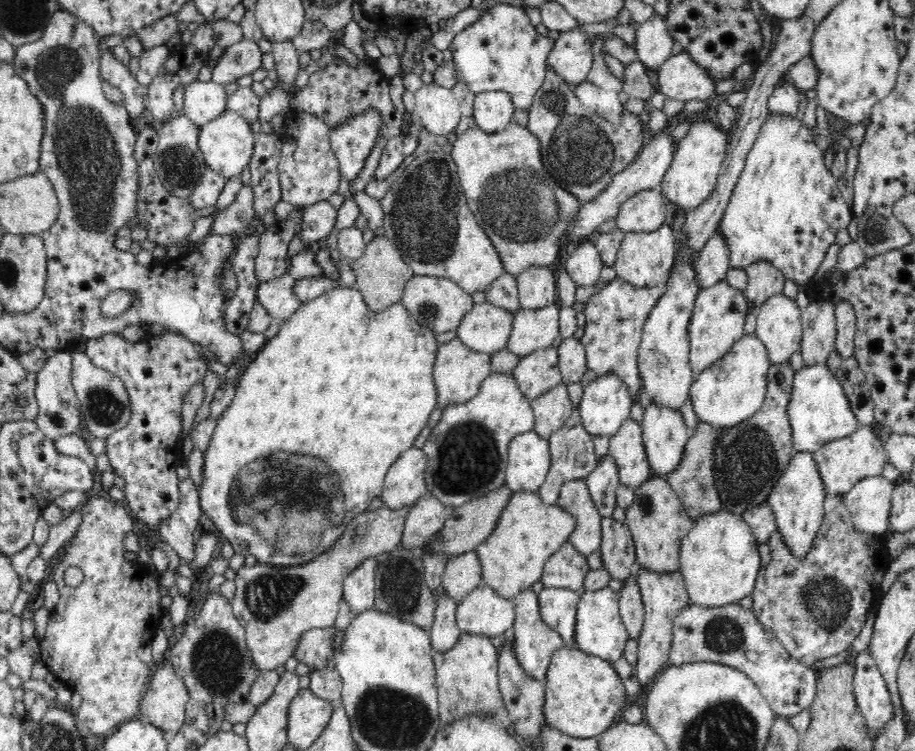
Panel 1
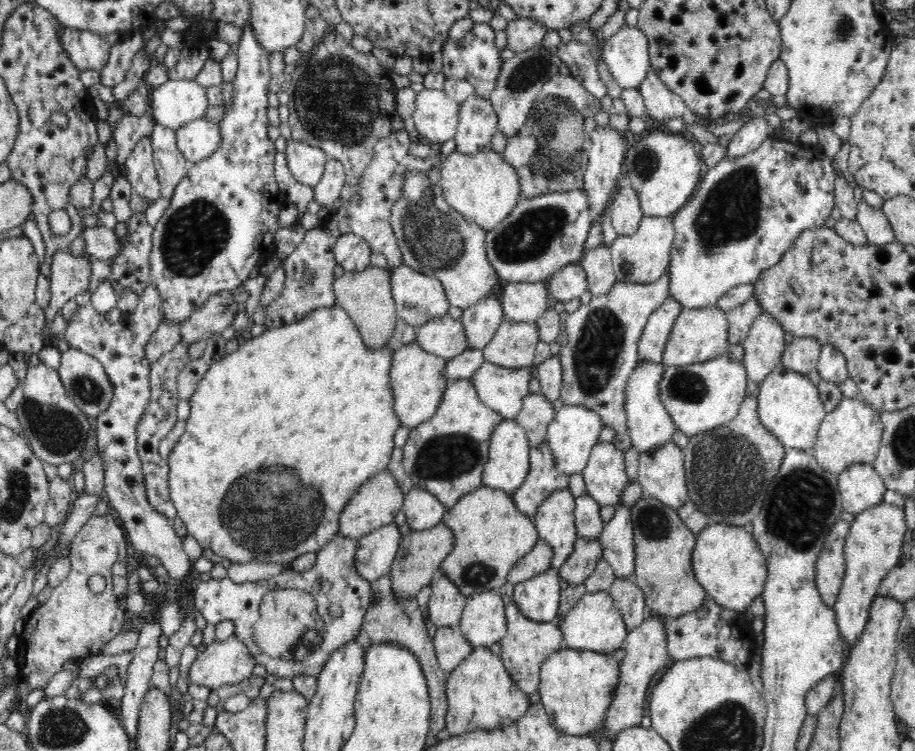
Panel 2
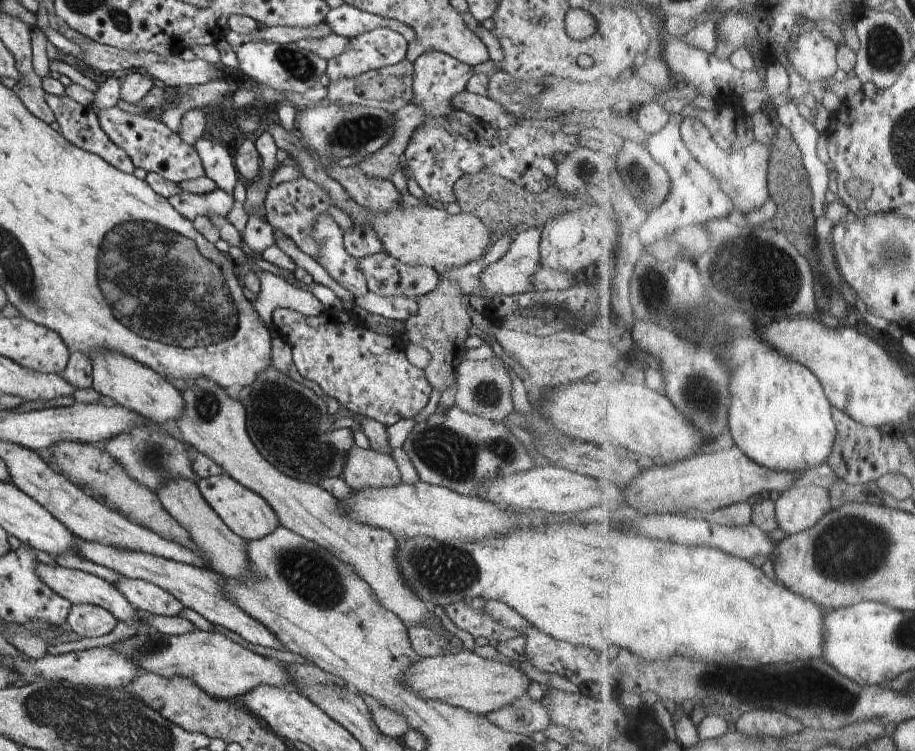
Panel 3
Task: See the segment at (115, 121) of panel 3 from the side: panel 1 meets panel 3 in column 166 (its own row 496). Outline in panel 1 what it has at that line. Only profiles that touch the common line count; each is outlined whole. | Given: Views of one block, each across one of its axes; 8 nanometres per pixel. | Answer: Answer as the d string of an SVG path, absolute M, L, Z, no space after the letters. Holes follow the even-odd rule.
M168 329L155 336L148 332L138 343L130 344L120 335L109 333L102 339L93 339L87 342L85 353L91 358L92 364L108 372L114 373L122 379L127 388L131 401L131 417L124 428L112 432L106 437L105 454L109 458L109 467L113 468L117 476L123 476L128 506L137 518L145 522L149 528L157 530L159 522L167 516L172 516L180 502L178 491L178 477L176 468L181 460L182 434L182 406L190 387L202 382L207 367L200 359L197 345L188 341L186 337L178 335Z

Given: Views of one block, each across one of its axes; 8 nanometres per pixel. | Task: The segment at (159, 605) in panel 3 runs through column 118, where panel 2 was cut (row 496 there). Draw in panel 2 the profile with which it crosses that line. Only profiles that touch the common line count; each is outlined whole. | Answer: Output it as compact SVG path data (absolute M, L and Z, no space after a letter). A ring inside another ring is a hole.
M587 492L575 498L574 523L576 523L579 538L599 539L604 528L604 521L600 517L600 508L601 506Z

